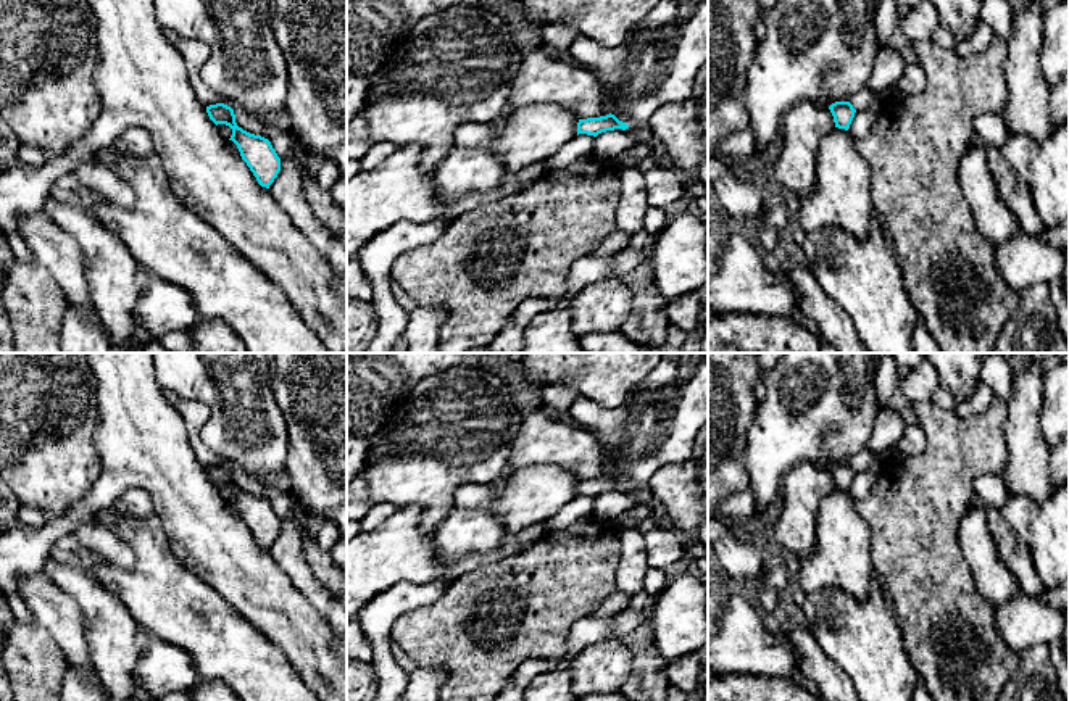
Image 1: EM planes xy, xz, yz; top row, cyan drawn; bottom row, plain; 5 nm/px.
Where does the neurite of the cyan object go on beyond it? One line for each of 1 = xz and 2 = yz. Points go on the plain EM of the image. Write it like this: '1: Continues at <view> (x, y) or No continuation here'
1: No continuation here
2: No continuation here

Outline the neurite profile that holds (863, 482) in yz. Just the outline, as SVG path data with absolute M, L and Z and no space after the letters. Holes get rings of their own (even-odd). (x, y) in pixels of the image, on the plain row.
M874 459L872 464L863 472L856 472L850 485L850 493L855 500L864 500L877 482L880 461Z

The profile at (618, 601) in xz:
M616 590L611 596L608 596L600 608L592 612L593 616L616 616L618 612L629 608L629 595Z

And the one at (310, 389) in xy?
M274 353L272 390L289 435L285 483L318 521L347 503L347 353Z

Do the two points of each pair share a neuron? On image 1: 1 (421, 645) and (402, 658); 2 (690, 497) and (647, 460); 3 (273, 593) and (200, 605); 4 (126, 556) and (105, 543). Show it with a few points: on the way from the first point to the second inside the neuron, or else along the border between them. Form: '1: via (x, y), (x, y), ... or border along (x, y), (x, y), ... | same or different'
1: border along (390, 637), (418, 666) | different
2: border along (690, 455), (684, 461), (663, 466), (647, 482) | different
3: border along (195, 576), (215, 589), (253, 624) | different
4: via (121, 553), (110, 547) | same

